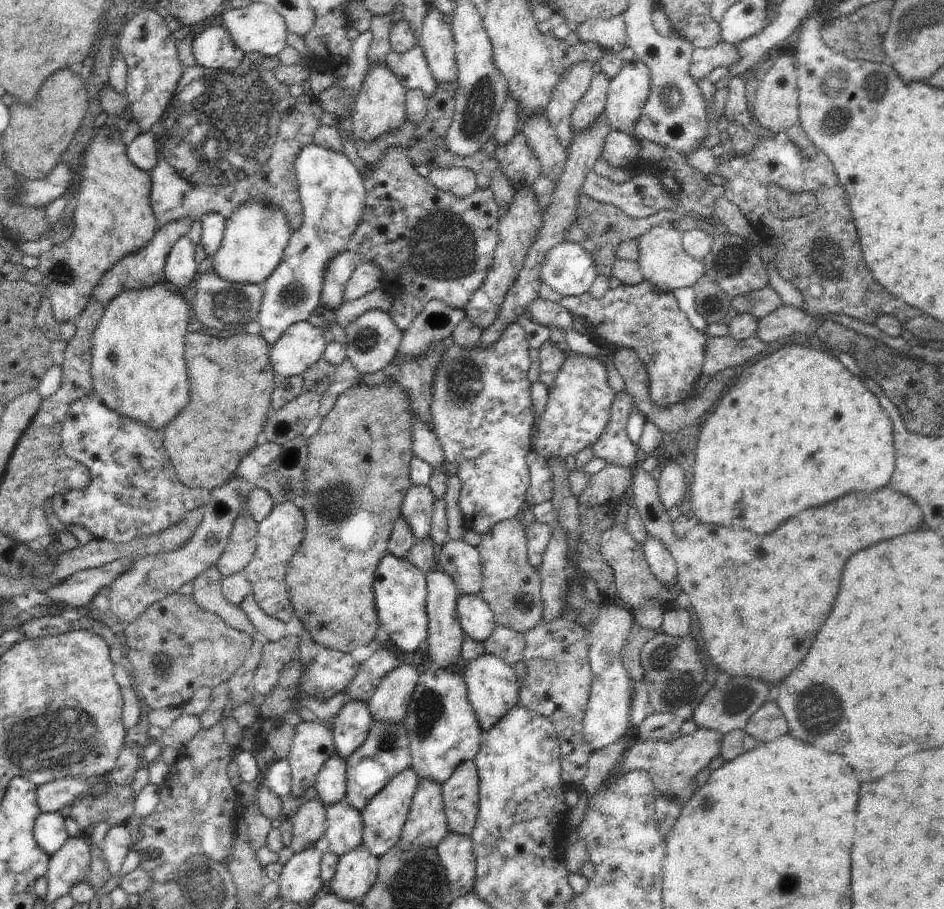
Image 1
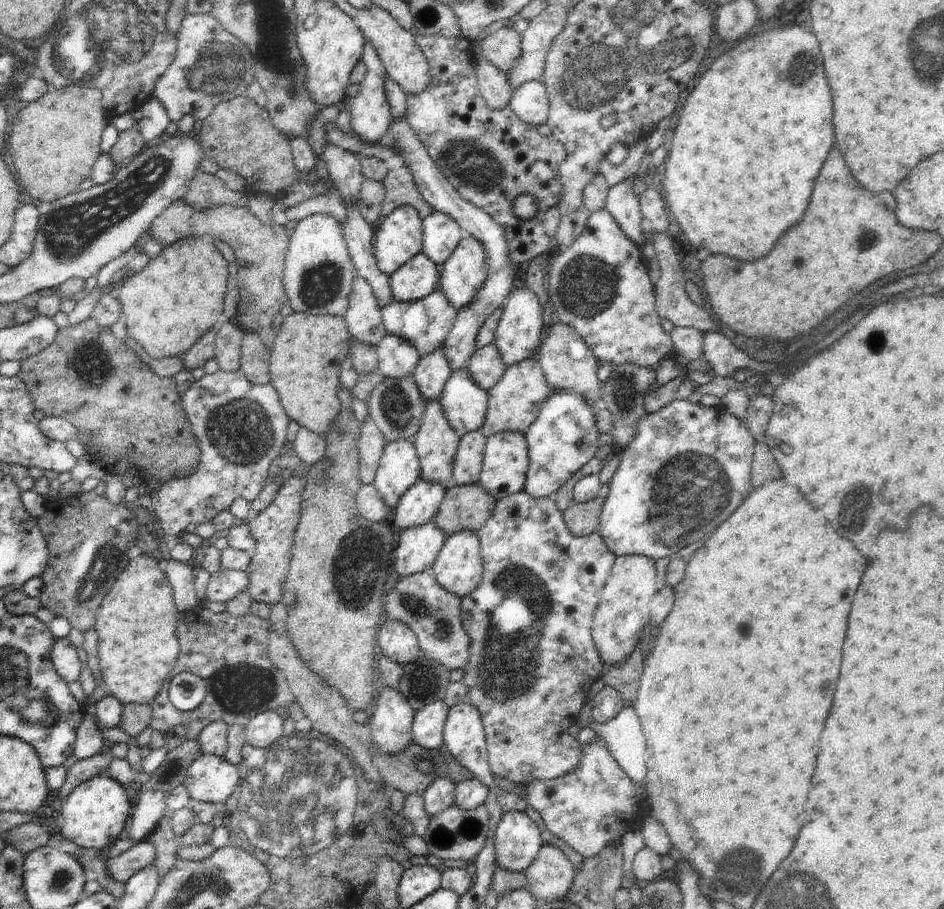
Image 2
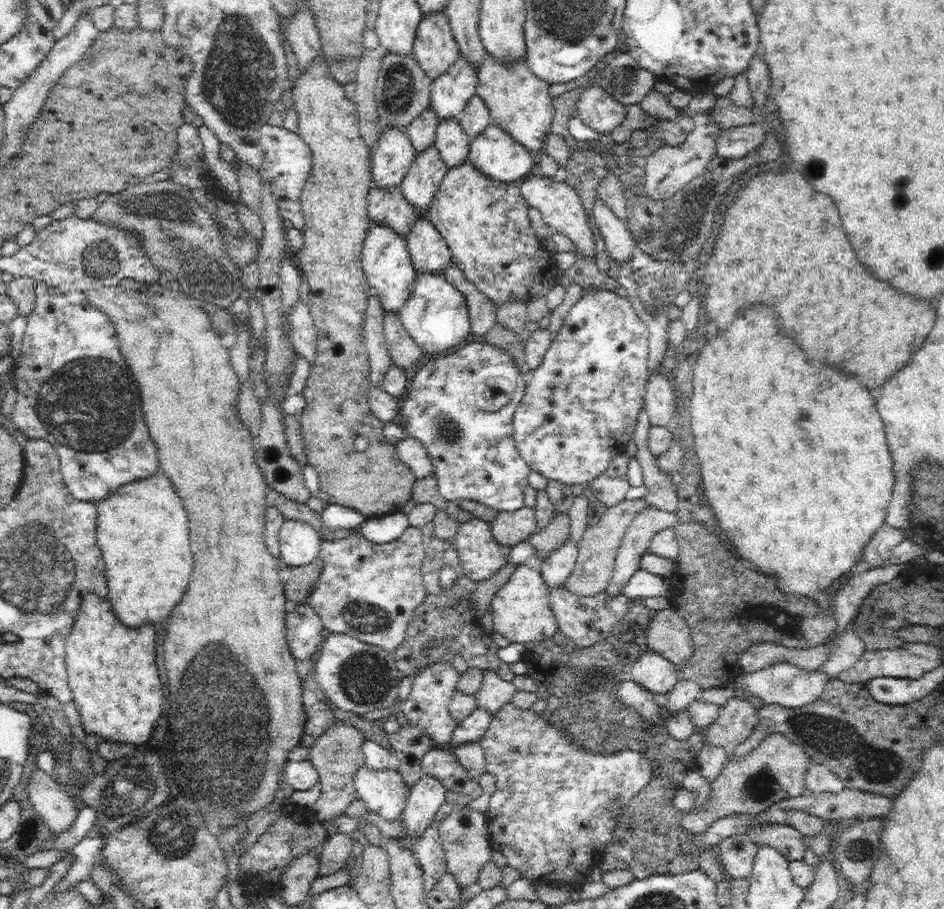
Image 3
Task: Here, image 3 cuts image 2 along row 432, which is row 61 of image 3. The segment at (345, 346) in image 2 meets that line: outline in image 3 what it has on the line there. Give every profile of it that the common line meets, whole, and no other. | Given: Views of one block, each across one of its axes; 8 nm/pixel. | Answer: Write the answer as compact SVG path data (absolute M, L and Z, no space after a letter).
M319 56L310 67L306 70L299 70L298 77L294 86L291 86L292 100L294 102L294 110L298 118L298 134L302 141L310 148L313 154L312 170L302 187L301 192L301 210L304 216L304 242L302 248L294 253L294 258L300 267L300 270L305 272L305 277L309 280L309 311L313 318L317 333L316 333L316 357L311 364L310 374L308 375L303 395L305 398L306 406L303 412L300 412L299 421L301 424L301 435L303 438L303 445L305 448L307 464L309 464L318 473L319 490L321 495L327 499L329 503L341 504L346 508L353 508L356 512L363 514L366 518L380 517L382 515L391 515L399 513L402 507L412 499L414 483L418 479L411 468L400 460L396 452L395 445L390 444L384 436L383 423L371 409L369 405L369 390L371 389L370 363L368 354L366 354L363 343L363 322L365 319L365 310L367 309L367 302L370 292L372 291L366 275L363 271L362 264L362 251L363 244L370 228L370 219L367 214L368 195L370 192L370 179L373 176L371 171L371 152L368 150L362 136L359 132L359 119L356 114L356 106L352 99L345 96L345 86L339 84L338 81L332 77L328 62L324 56Z

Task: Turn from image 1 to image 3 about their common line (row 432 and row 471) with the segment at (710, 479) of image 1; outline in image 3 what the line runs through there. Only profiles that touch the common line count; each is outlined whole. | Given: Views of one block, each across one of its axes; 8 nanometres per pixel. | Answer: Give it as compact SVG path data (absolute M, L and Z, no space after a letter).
M752 306L744 312L739 312L734 324L724 334L712 338L699 354L698 362L695 362L693 368L694 394L691 396L690 416L695 451L701 462L703 491L708 504L738 558L751 561L764 575L776 577L778 589L784 595L804 596L818 603L816 597L820 591L826 592L834 581L850 574L850 571L852 573L855 566L862 561L862 553L872 536L887 522L886 515L893 497L895 476L891 452L885 437L885 426L876 410L876 400L852 376L844 376L842 372L822 362L816 362L812 366L806 360L804 352L794 346L794 340L790 340L782 332L780 318L768 306Z

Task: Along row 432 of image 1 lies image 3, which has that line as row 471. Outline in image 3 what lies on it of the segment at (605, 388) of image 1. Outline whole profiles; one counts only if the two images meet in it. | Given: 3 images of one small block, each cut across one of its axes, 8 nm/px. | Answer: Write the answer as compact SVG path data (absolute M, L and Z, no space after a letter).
M593 288L586 290L578 300L577 304L571 308L566 316L563 327L556 332L555 337L550 344L550 349L542 359L540 366L533 370L531 380L526 384L524 396L518 403L513 416L513 435L514 442L520 456L529 464L531 470L535 470L545 476L548 480L557 480L569 485L589 484L601 472L606 470L608 463L622 454L626 450L626 443L632 440L634 429L638 420L639 412L644 408L644 395L646 392L646 383L649 379L647 370L649 355L649 332L643 320L634 312L631 307L630 299L625 296L619 296L618 292L607 291L605 288Z

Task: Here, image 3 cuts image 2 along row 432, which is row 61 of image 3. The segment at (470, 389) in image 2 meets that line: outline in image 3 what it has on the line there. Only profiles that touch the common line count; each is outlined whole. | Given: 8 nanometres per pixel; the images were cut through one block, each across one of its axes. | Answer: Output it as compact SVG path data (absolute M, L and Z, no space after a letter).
M462 56L444 75L433 81L431 86L431 106L438 120L461 119L470 98L476 95L478 69Z

